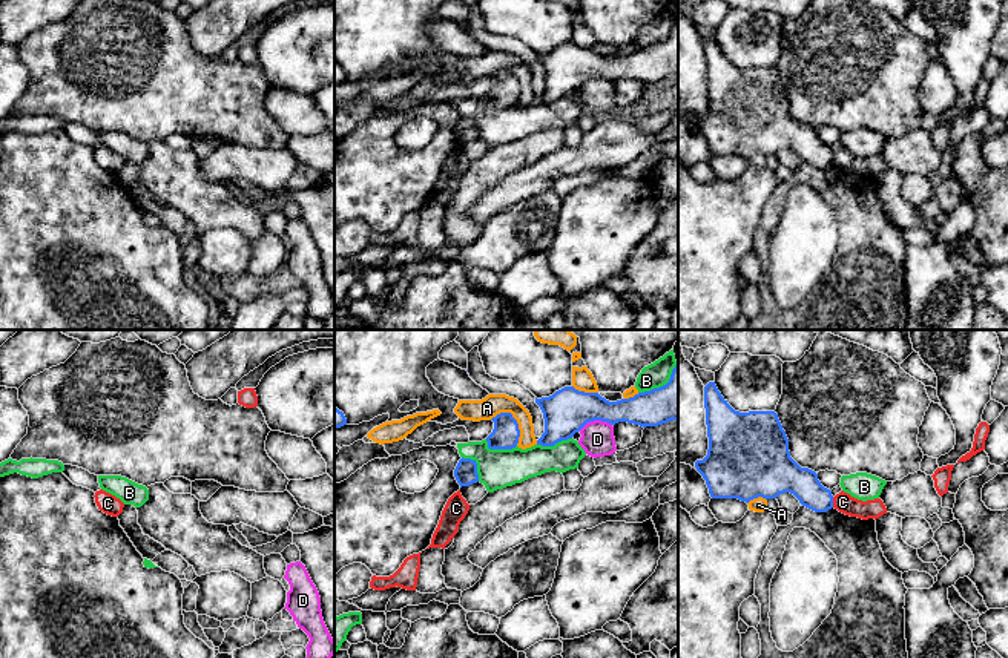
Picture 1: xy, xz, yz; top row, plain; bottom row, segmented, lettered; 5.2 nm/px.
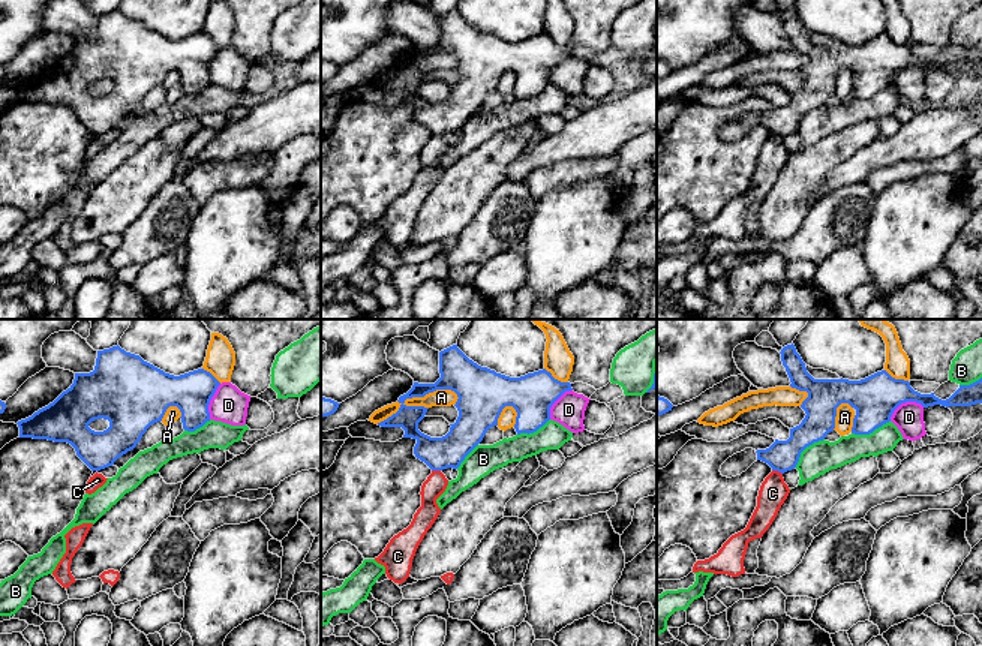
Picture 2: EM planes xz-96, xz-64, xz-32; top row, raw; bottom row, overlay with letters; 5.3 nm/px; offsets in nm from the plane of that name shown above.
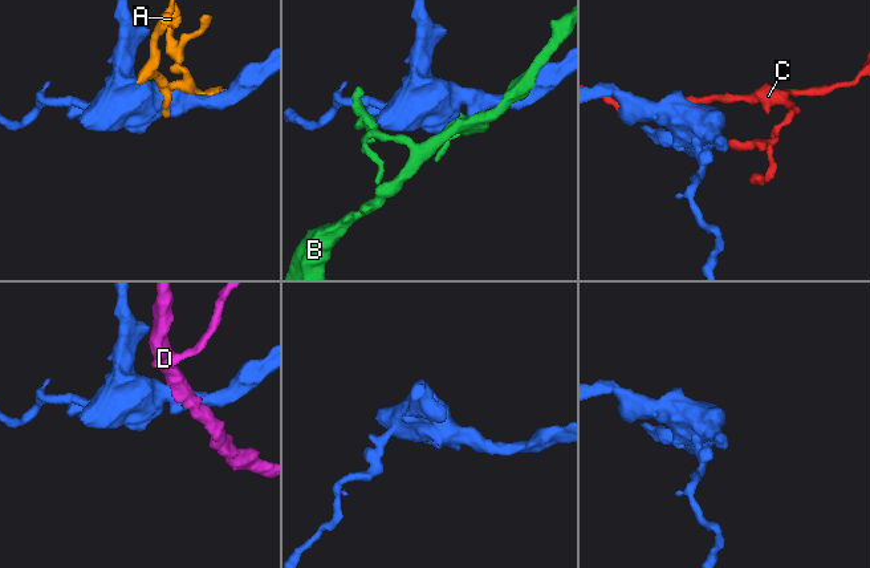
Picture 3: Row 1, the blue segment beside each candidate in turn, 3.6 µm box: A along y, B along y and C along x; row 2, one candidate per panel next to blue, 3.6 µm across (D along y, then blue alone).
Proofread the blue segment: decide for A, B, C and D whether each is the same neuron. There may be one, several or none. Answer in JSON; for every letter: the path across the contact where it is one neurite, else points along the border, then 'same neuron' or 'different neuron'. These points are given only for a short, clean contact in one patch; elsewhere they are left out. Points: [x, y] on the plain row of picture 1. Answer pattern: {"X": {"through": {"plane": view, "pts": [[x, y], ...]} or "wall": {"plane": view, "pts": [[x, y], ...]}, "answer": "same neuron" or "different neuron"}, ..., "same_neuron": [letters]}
{"A": {"answer": "different neuron"}, "B": {"answer": "different neuron"}, "C": {"wall": {"plane": "yz", "pts": [[832, 154], [833, 163]]}, "answer": "different neuron"}, "D": {"answer": "different neuron"}, "same_neuron": []}

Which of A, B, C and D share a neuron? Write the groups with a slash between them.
A / B / C / D

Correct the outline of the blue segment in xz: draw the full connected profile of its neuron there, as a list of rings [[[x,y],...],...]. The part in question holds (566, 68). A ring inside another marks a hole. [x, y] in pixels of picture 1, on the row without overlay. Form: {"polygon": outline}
{"polygon": [[[678,20],[666,41],[634,54],[609,58],[598,49],[578,48],[565,43],[549,54],[535,54],[545,75],[545,89],[537,101],[554,103],[572,95],[588,78],[601,77],[611,81],[628,78],[634,81],[658,83],[678,77]]]}

